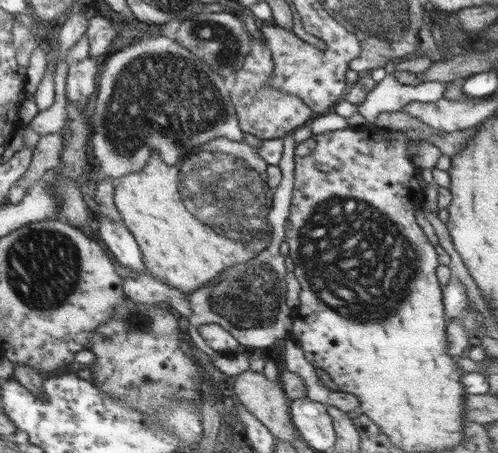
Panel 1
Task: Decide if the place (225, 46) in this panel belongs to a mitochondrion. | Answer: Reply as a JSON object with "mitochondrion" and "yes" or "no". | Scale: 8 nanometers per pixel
{"mitochondrion":"yes"}

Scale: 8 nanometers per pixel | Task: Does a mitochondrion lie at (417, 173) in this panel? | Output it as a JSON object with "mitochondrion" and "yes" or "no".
{"mitochondrion":"no"}

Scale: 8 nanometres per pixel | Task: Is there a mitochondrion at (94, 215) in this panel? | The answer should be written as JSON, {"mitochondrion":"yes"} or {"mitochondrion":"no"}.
{"mitochondrion":"no"}

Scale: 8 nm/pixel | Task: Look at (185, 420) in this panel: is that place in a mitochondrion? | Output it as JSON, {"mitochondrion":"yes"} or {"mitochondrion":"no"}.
{"mitochondrion":"yes"}

